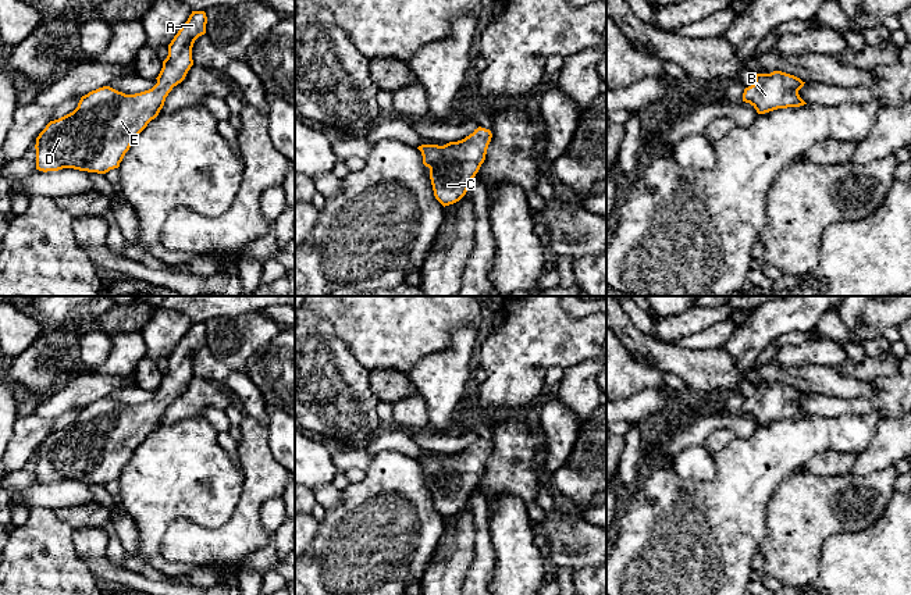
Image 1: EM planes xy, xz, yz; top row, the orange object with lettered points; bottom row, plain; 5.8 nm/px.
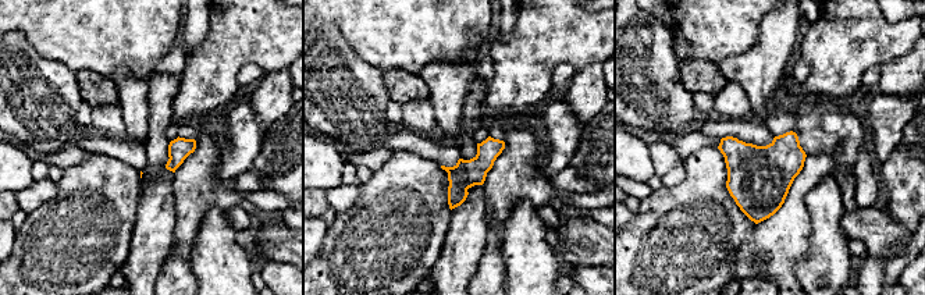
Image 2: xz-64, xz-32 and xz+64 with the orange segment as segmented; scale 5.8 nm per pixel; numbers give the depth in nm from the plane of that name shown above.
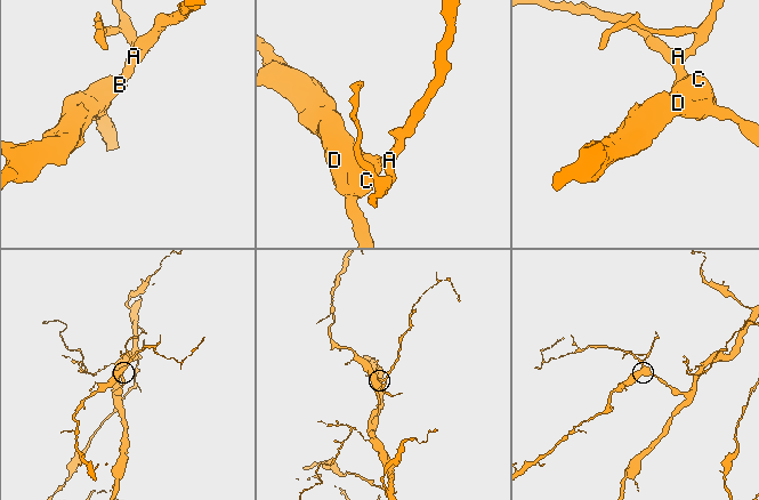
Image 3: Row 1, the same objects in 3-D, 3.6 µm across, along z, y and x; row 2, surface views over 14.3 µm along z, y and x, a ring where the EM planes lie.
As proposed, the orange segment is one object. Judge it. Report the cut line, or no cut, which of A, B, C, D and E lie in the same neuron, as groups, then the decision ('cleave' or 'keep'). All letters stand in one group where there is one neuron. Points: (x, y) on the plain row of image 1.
cut none; groups A B C D E; keep

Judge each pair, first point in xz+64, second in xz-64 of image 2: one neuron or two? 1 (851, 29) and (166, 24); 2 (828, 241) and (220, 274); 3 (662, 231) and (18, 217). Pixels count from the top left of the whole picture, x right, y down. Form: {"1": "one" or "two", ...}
{"1": "two", "2": "one", "3": "two"}

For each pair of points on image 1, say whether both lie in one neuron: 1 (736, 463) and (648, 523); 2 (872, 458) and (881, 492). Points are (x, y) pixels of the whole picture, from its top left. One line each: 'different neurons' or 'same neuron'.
1: same neuron
2: different neurons

